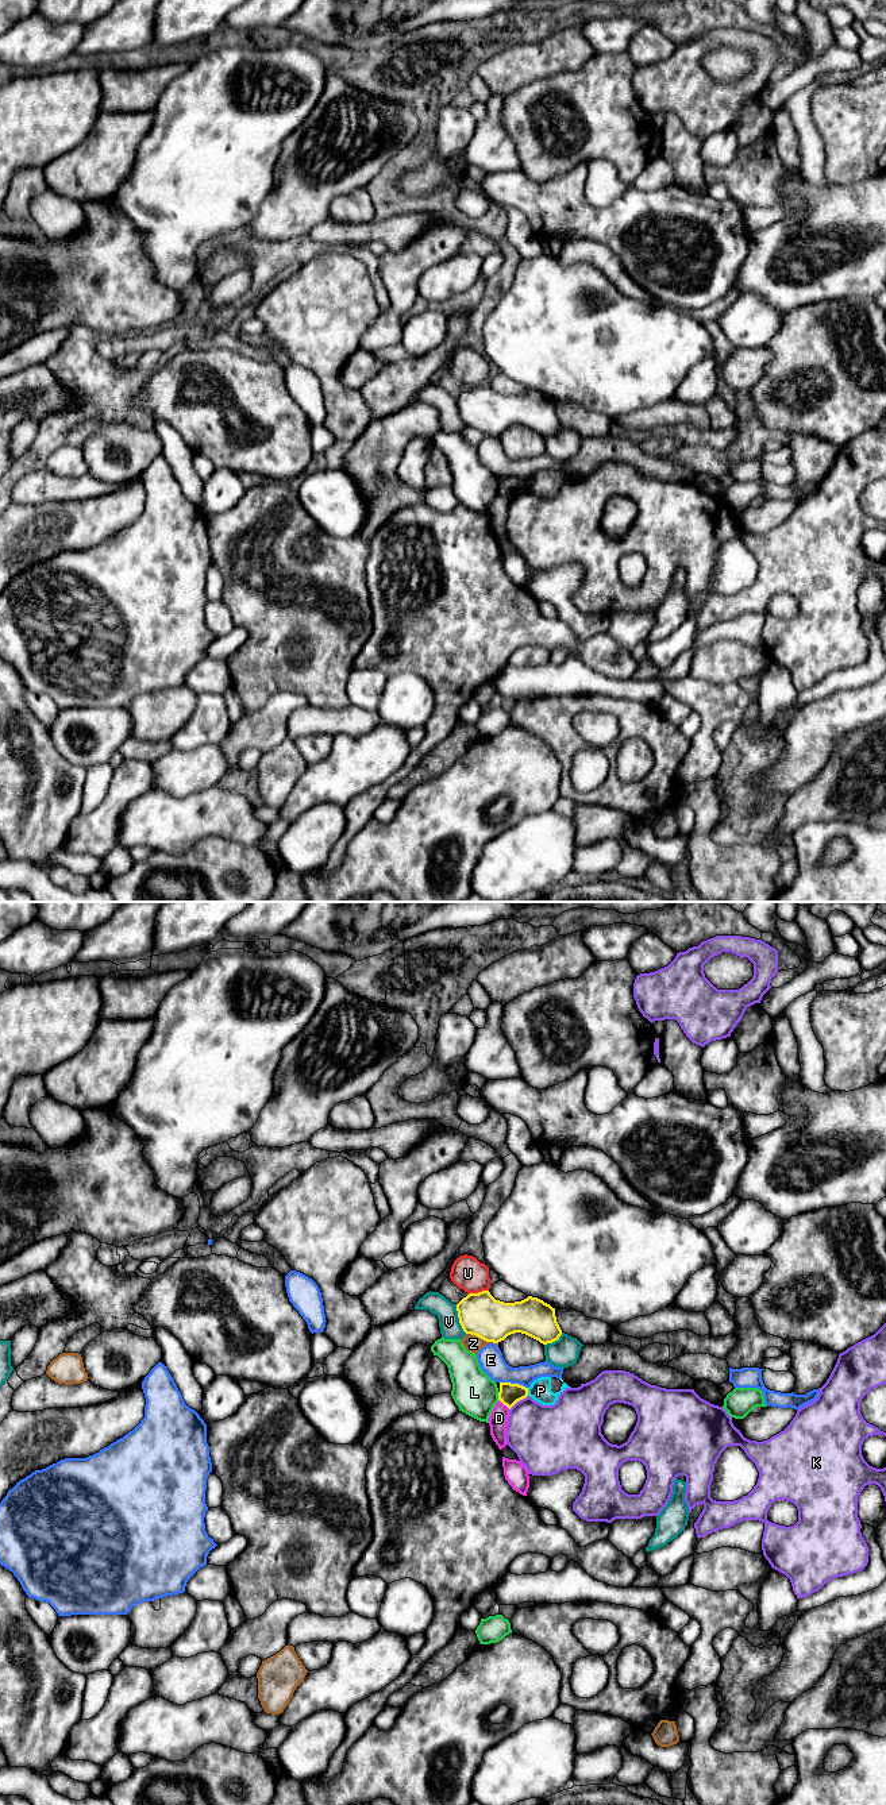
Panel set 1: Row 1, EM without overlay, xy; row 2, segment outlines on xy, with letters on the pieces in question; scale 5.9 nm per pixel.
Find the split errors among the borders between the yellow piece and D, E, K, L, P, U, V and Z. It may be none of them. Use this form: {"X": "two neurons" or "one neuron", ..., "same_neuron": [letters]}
{"D": "two neurons", "E": "two neurons", "K": "two neurons", "L": "two neurons", "P": "two neurons", "U": "two neurons", "V": "two neurons", "Z": "two neurons", "same_neuron": []}

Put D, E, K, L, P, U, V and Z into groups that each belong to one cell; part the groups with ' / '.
D / E / K / L / P U / V / Z

